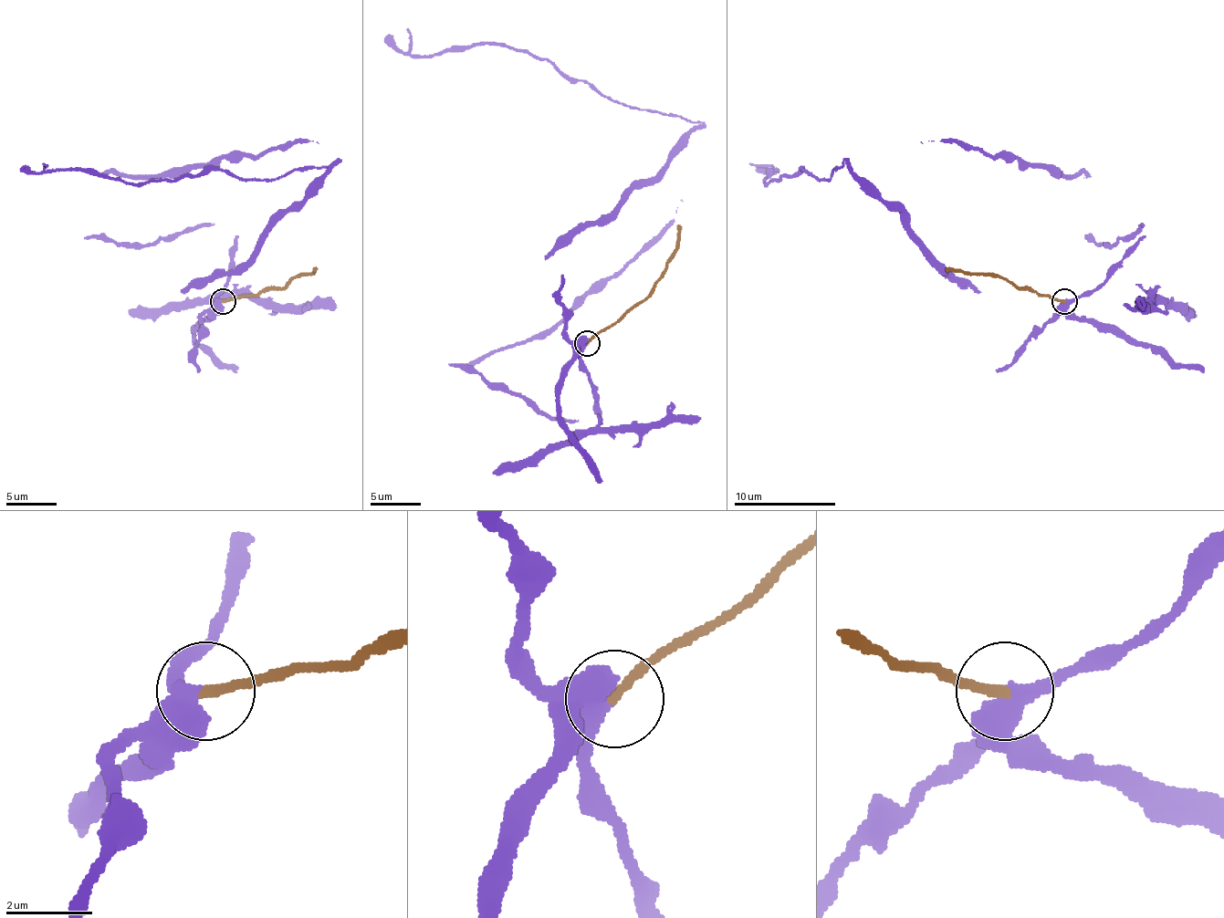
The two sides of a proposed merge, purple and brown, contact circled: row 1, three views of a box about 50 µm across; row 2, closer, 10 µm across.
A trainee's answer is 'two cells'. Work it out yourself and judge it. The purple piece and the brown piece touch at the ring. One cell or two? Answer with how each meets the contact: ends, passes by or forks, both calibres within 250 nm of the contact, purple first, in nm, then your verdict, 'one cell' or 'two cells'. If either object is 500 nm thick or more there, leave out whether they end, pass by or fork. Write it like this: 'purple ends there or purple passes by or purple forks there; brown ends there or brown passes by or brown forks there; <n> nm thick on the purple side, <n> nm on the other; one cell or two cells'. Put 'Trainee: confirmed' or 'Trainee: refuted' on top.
Trainee: confirmed
purple passes by; brown ends there; 400 nm thick on the purple side, 220 nm on the other; two cells

